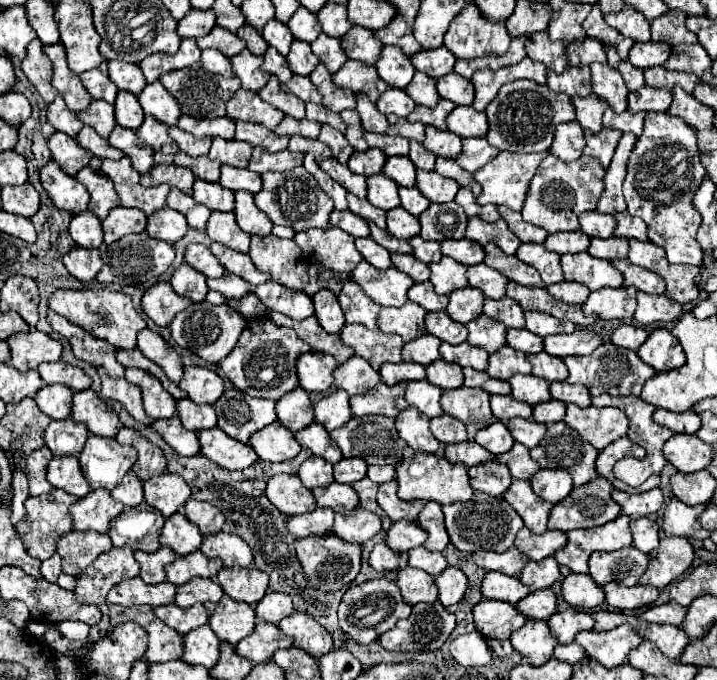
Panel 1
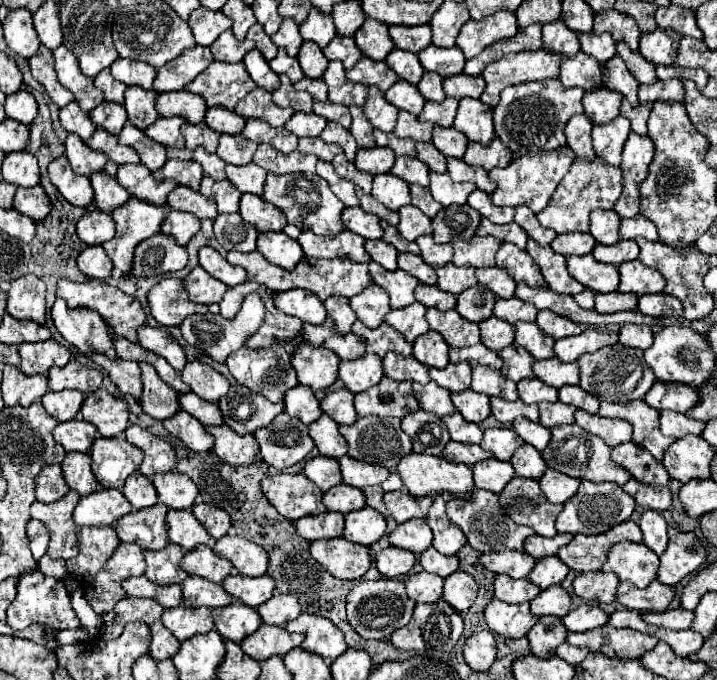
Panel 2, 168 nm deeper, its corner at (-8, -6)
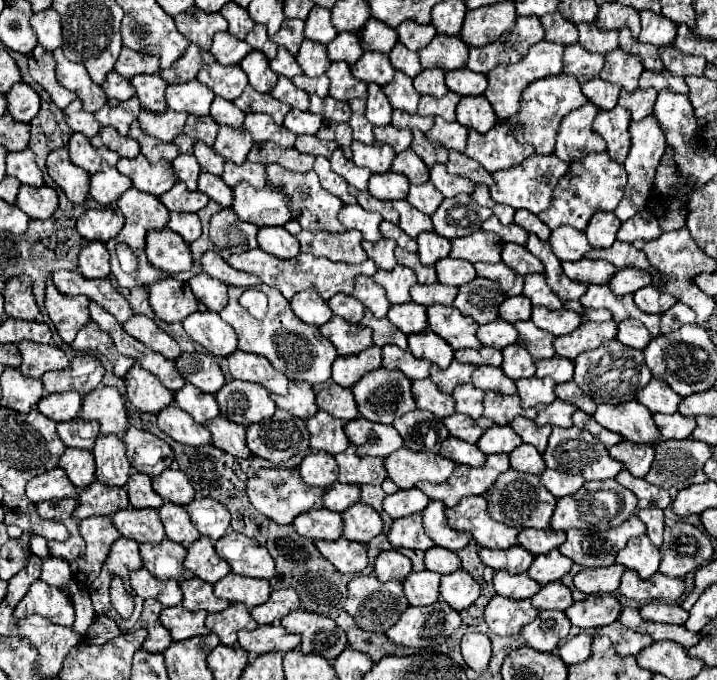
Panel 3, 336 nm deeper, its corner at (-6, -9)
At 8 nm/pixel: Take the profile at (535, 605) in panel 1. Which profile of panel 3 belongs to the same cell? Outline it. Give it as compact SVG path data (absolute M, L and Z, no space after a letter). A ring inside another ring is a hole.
M560 580L542 586L542 590L532 596L532 604L538 610L566 610L568 606L572 606L572 602L574 600L570 588L564 586Z

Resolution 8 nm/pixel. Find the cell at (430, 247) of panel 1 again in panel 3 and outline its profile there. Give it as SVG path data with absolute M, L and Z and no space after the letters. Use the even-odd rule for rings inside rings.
M422 232L416 238L418 242L418 256L422 264L436 264L438 260L450 254L450 240L438 236L436 232Z

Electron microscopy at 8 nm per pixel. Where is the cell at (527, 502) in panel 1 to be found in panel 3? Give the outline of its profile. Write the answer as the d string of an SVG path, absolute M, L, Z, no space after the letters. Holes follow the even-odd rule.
M508 468L502 478L498 478L490 490L484 494L488 500L488 516L496 522L502 522L506 526L514 526L518 530L522 528L540 528L546 530L550 528L550 518L556 508L556 498L540 484L540 476L526 474L526 472L516 472Z

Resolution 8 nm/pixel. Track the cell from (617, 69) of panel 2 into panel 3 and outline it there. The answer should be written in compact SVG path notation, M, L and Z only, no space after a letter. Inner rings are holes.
M616 48L610 54L606 54L606 62L600 76L608 82L620 84L624 90L636 90L642 70L644 66L640 58Z

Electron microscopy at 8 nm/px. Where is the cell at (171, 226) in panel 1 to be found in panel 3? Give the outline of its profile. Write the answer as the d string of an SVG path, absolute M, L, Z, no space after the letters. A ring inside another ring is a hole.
M170 212L168 228L178 232L188 244L192 244L202 234L200 218L198 214L192 214L192 212Z

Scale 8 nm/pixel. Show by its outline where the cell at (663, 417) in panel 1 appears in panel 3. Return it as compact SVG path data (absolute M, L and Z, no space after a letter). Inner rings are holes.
M654 414L654 422L662 434L664 440L676 438L682 440L692 434L696 420L692 416L682 416L682 414Z

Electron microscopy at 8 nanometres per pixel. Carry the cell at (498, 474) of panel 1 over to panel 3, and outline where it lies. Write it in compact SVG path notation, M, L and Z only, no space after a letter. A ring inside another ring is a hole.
M490 454L486 456L486 462L478 468L458 464L446 482L442 484L418 482L416 488L420 488L430 500L440 500L448 508L452 508L464 496L484 494L496 482L496 478L508 468L510 468L508 454Z

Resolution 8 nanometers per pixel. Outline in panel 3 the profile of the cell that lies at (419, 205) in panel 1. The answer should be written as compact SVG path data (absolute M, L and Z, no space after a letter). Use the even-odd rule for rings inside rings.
M424 182L420 186L410 186L410 192L408 192L408 198L406 198L410 204L414 204L420 212L432 216L434 210L440 206L440 202L444 200L442 194L438 194L438 190L430 184L430 182Z

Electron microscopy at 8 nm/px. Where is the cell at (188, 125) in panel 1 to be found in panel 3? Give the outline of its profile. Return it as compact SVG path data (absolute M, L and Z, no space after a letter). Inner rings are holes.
M218 96L212 102L210 116L218 124L228 124L228 126L234 126L234 128L242 128L242 122L244 122L244 112L234 102L218 98Z

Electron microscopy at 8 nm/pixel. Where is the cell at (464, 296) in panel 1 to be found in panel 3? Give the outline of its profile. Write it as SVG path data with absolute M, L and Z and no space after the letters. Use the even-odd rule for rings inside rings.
M474 278L458 288L458 296L454 298L454 308L462 314L470 314L478 324L486 324L498 318L498 308L506 294L500 290L496 280Z

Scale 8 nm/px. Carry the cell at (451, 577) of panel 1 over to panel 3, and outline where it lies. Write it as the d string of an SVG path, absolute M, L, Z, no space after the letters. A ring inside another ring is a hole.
M460 568L452 574L442 576L440 596L444 602L450 604L450 608L454 608L456 612L462 612L468 606L472 606L474 600L480 596L480 588L478 588L478 582L466 570Z

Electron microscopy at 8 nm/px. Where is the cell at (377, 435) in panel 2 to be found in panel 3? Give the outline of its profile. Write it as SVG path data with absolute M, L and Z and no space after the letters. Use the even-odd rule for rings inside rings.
M354 418L346 422L344 432L350 438L350 444L354 444L362 456L386 458L390 452L404 446L400 434L392 426L370 422L366 418Z

